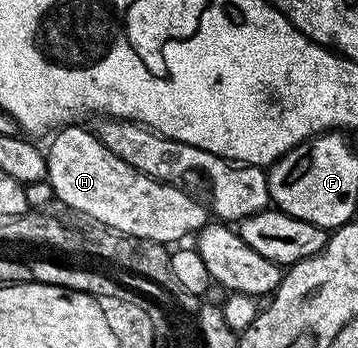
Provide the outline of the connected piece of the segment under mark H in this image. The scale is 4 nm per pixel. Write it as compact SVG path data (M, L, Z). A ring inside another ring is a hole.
M67 124L56 134L59 135L52 140L51 147L46 147L45 150L47 155L46 181L51 183L58 201L65 203L69 208L77 208L77 212L83 217L97 220L122 234L164 244L182 243L179 242L182 238L187 238L190 234L191 237L198 235L199 231L207 225L209 210L200 199L175 186L137 172L137 168L125 164L125 160L113 156L113 152L109 152L109 148L105 148L105 144L101 144L101 140L95 137L90 129L82 130L79 124Z

